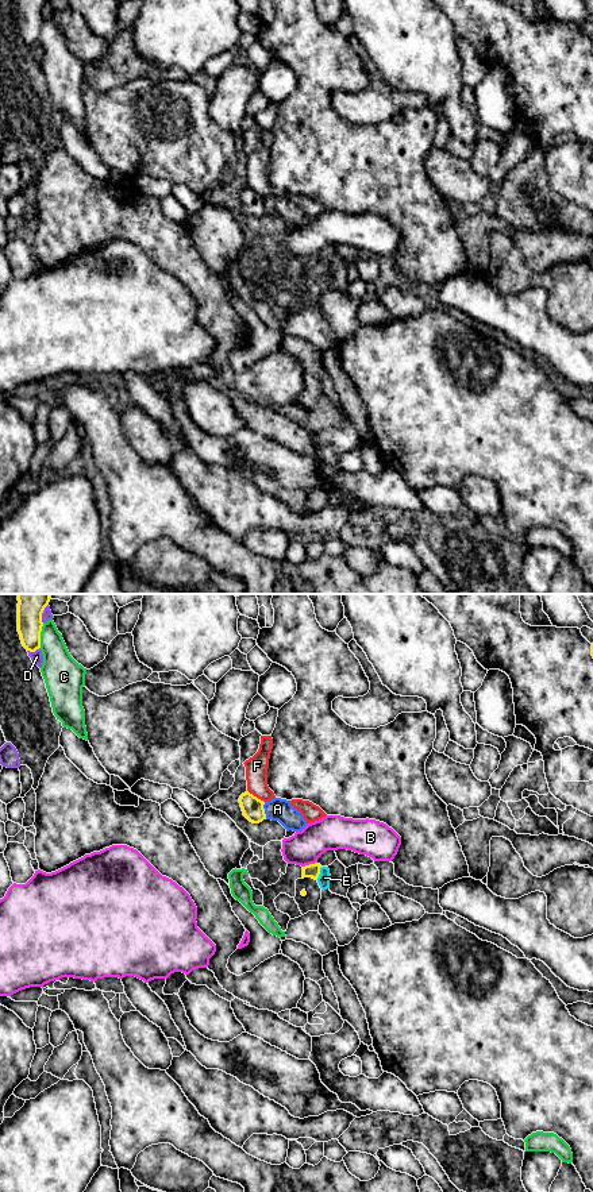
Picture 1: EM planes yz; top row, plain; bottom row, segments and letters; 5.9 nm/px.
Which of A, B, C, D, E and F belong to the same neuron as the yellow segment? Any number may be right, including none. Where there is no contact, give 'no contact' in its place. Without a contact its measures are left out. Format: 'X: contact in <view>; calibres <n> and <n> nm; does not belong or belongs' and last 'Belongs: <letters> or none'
A: contact in yz; calibres 130 and 140 nm; does not belong
B: contact in yz; calibres 80 and 200 nm; does not belong
C: contact in yz; calibres 150 and 220 nm; does not belong
D: contact in yz; calibres 150 and 70 nm; does not belong
E: contact in yz; calibres 80 and 80 nm; belongs
F: contact in yz; calibres 130 and 130 nm; does not belong
Belongs: E

